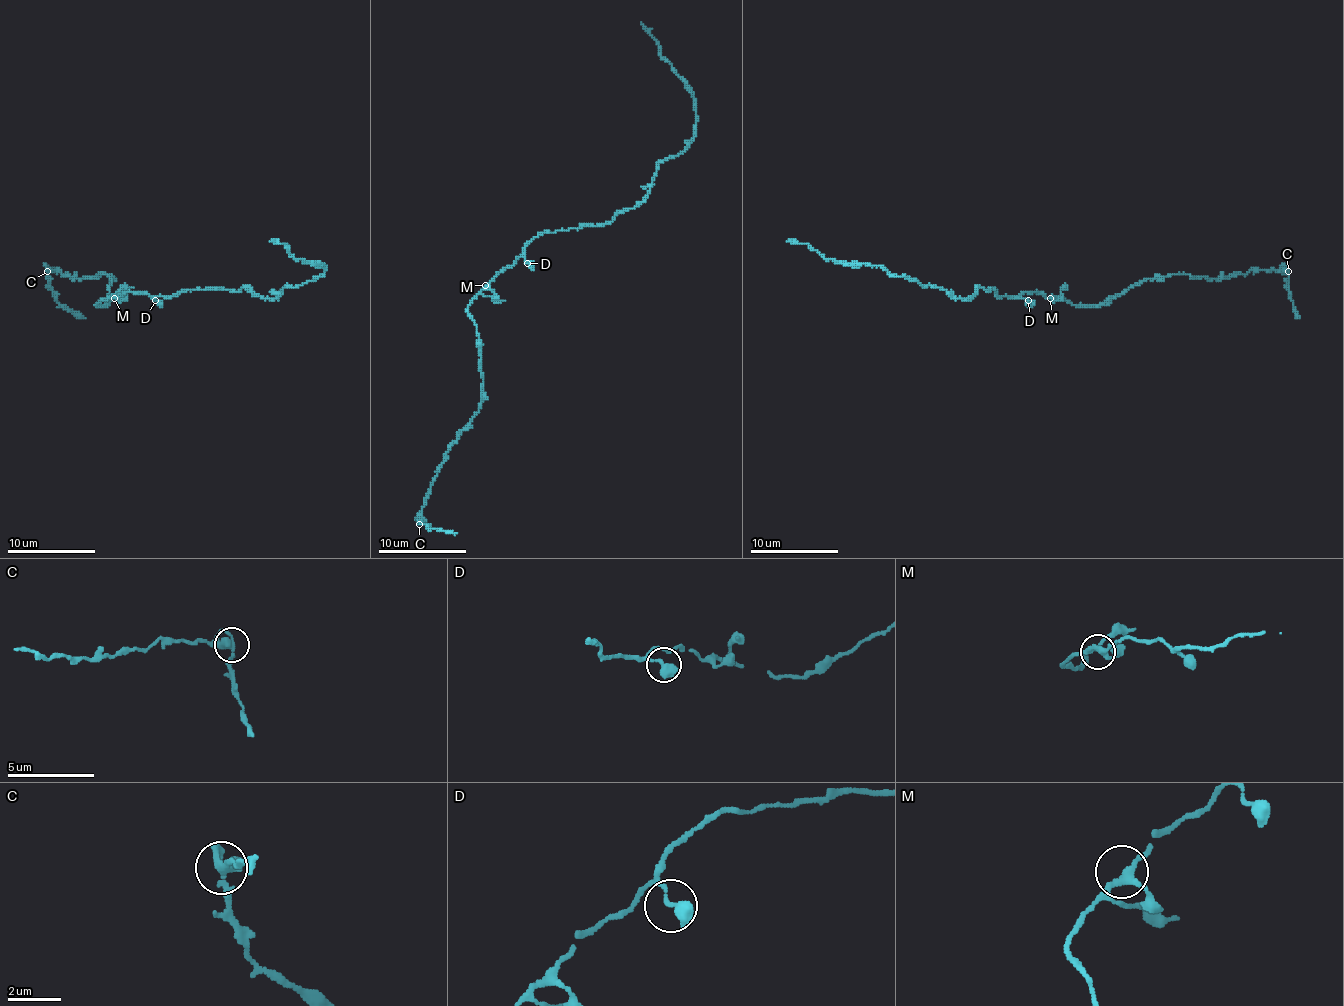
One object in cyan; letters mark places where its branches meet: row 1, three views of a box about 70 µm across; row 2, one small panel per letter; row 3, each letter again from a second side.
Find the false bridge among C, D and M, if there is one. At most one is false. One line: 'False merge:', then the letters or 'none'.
False merge: C

